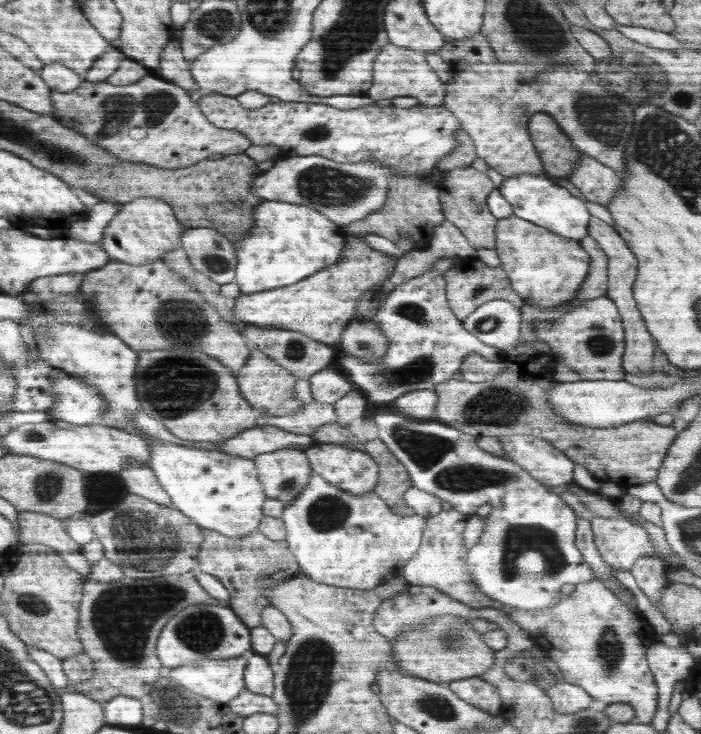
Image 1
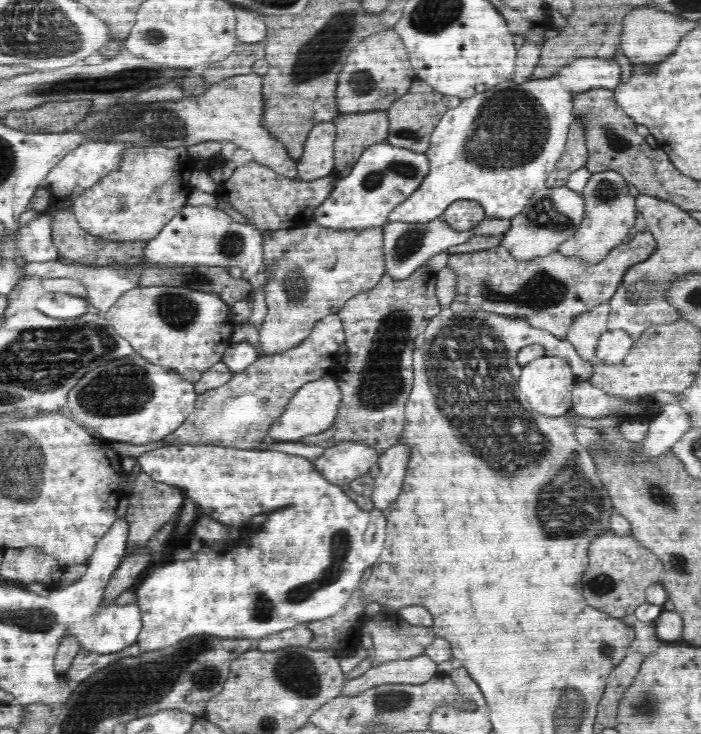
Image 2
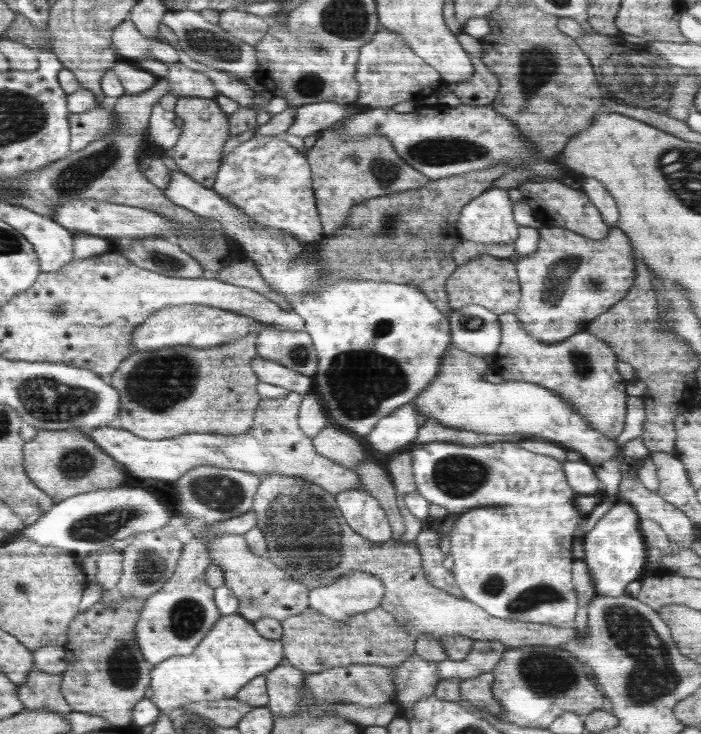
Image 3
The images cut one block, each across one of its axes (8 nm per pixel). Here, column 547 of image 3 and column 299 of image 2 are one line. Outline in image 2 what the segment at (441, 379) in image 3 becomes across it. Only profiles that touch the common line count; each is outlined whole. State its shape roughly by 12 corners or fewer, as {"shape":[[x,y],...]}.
{"shape":[[328,373],[304,384],[268,429],[300,441],[330,428],[341,403]]}

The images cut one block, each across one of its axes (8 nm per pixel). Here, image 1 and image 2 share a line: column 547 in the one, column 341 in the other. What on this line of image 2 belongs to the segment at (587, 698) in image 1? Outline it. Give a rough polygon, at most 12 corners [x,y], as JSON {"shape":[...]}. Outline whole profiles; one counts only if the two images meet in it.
{"shape":[[425,654],[379,663],[346,679],[353,697],[381,684],[422,684],[438,673]]}

